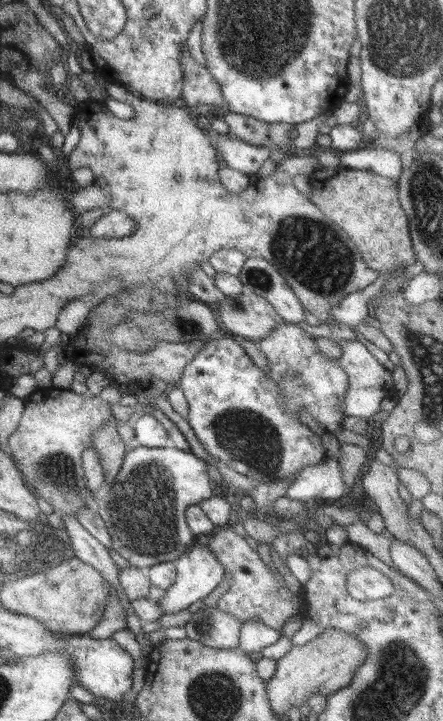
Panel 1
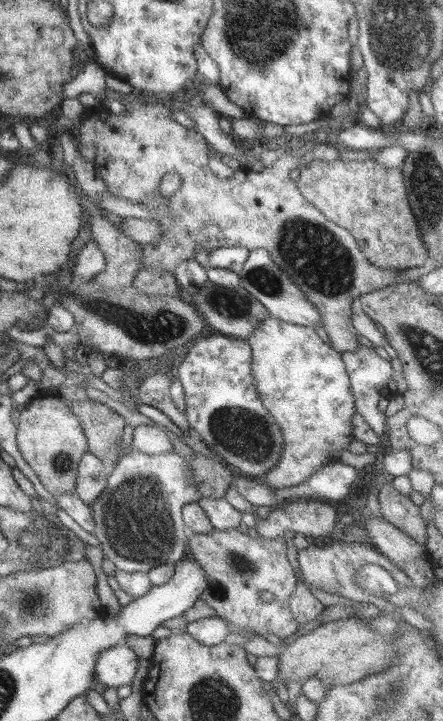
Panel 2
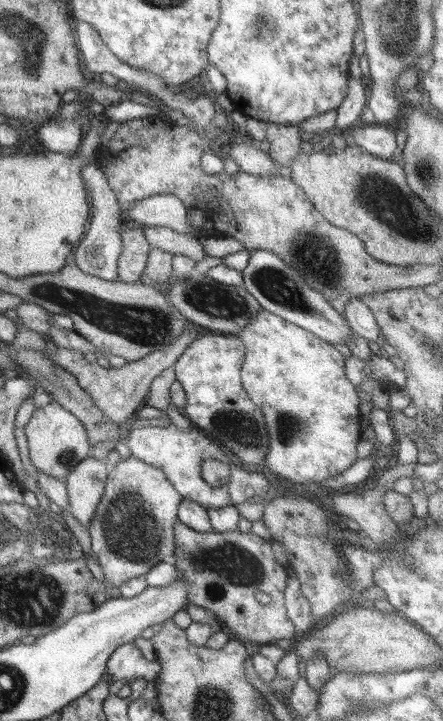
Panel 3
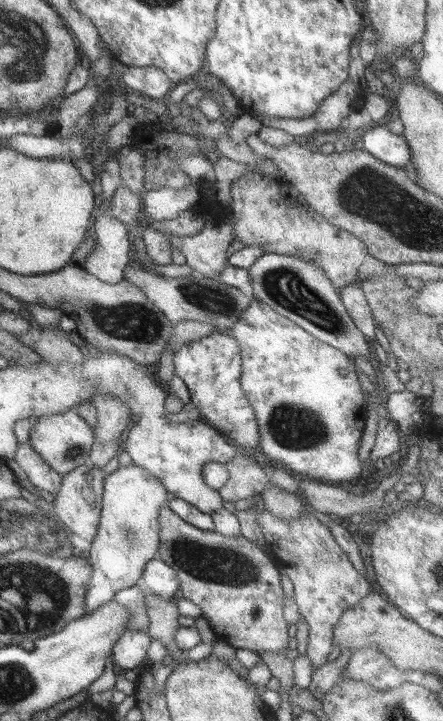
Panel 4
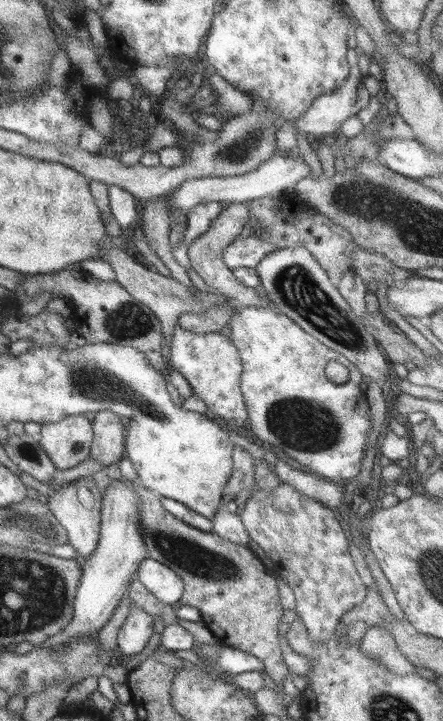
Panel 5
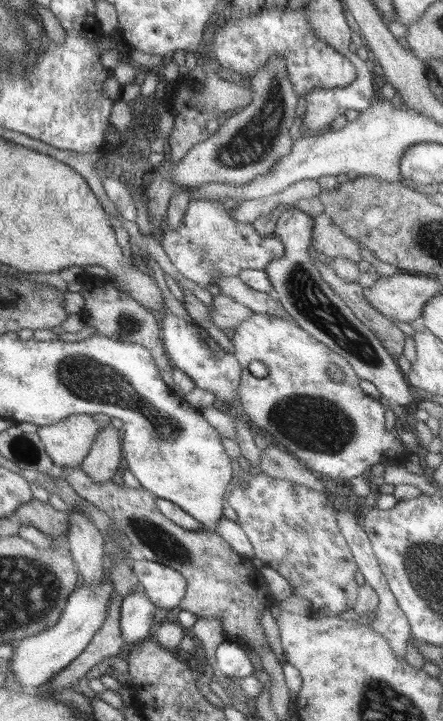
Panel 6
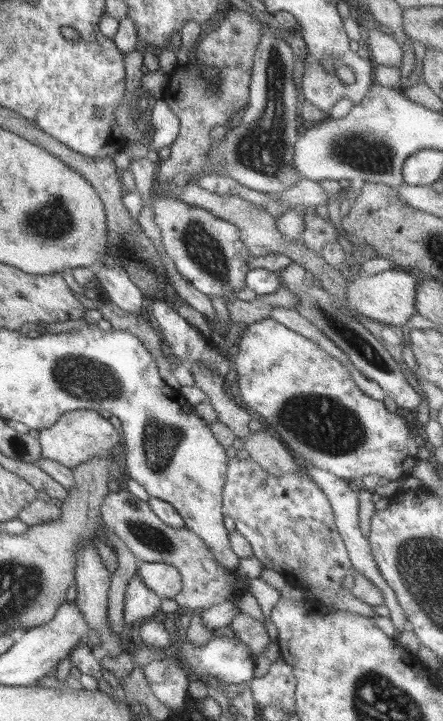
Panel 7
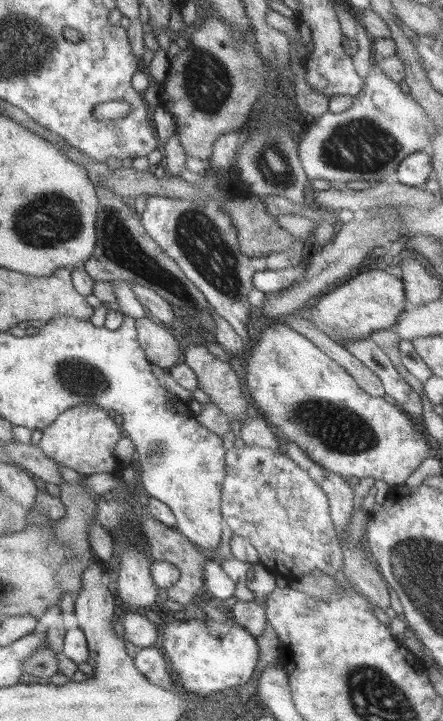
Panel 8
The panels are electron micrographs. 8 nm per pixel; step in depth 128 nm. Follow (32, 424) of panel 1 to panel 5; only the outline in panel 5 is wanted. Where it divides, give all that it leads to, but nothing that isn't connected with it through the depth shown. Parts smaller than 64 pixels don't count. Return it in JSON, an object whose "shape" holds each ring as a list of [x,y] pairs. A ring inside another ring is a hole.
{"shape":[[[72,415],[55,423],[44,423],[38,441],[56,468],[78,466],[91,454],[93,424],[84,415]]]}

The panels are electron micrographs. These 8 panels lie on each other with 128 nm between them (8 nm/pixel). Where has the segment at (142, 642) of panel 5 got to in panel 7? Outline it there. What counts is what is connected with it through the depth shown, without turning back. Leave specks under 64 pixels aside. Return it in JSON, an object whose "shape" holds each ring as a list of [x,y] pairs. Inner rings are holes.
{"shape":[[[137,575],[131,576],[125,590],[123,617],[126,626],[140,626],[146,620],[160,616],[161,598]]]}

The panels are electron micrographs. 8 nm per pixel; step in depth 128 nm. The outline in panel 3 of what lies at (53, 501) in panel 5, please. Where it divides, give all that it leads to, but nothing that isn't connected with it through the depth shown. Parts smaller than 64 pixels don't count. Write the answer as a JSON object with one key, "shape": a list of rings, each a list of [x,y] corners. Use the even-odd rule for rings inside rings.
{"shape":[[[86,457],[65,478],[69,496],[69,510],[73,516],[88,528],[96,516],[96,509],[105,491],[108,474],[105,460]]]}

